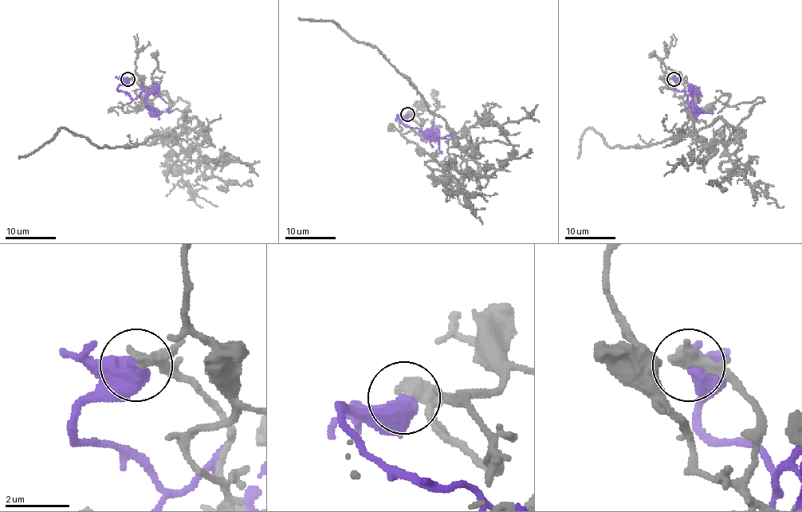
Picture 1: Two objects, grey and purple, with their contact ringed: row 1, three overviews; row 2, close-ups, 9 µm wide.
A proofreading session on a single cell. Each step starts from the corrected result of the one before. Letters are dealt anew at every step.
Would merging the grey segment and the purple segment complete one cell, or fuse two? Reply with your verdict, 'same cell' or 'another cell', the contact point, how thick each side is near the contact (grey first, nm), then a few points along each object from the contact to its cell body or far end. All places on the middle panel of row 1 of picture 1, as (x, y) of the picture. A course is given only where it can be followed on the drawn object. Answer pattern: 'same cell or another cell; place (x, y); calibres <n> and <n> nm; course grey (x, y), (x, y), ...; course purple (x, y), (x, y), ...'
another cell; place (407, 114); calibres 360 and 650 nm; course grey (408, 115), (422, 133), (404, 135), (465, 204), (458, 181), (477, 163), (423, 96), (331, 20), (298, 17); course purple (408, 115), (398, 116), (398, 118), (429, 135), (426, 132), (438, 141), (439, 151), (442, 151)

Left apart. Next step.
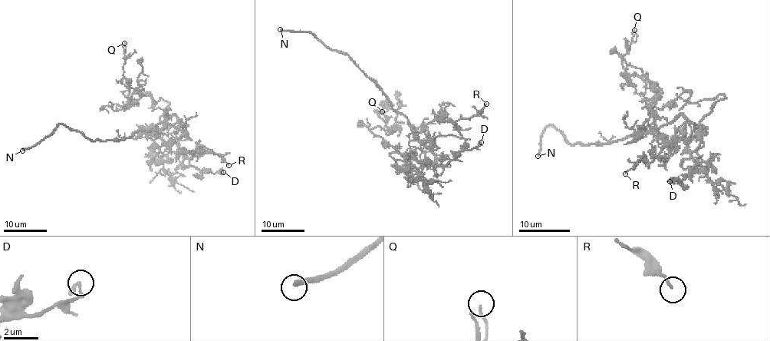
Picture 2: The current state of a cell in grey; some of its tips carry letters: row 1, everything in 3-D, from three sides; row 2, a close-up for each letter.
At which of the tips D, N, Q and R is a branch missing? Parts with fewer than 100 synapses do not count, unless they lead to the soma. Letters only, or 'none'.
N

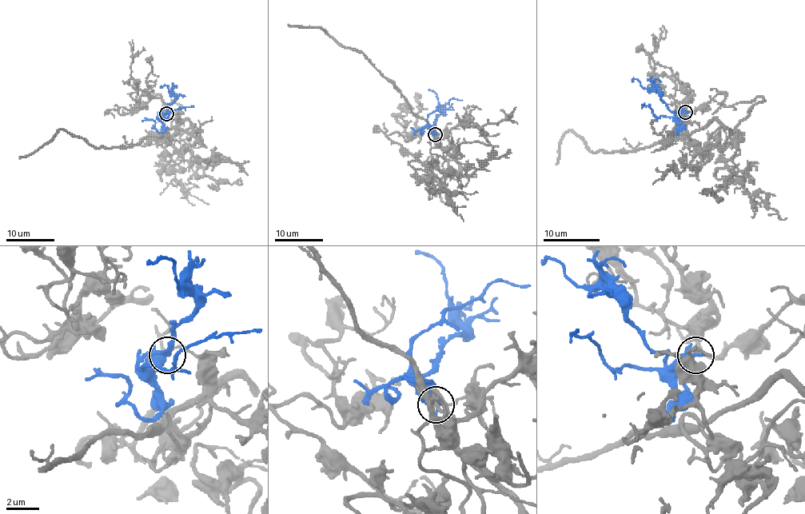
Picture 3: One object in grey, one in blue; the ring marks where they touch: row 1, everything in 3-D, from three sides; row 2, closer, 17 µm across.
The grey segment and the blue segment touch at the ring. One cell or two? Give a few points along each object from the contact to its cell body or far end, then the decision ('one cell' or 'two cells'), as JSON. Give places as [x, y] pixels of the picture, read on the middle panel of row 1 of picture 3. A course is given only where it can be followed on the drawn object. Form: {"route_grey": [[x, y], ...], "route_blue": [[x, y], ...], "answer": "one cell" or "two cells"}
{"route_grey": [[434, 135], [458, 165], [440, 181], [446, 202], [432, 167], [388, 137], [405, 135], [400, 105], [400, 115]], "route_blue": [[434, 135], [429, 126], [443, 110], [434, 93], [428, 89]], "answer": "one cell"}

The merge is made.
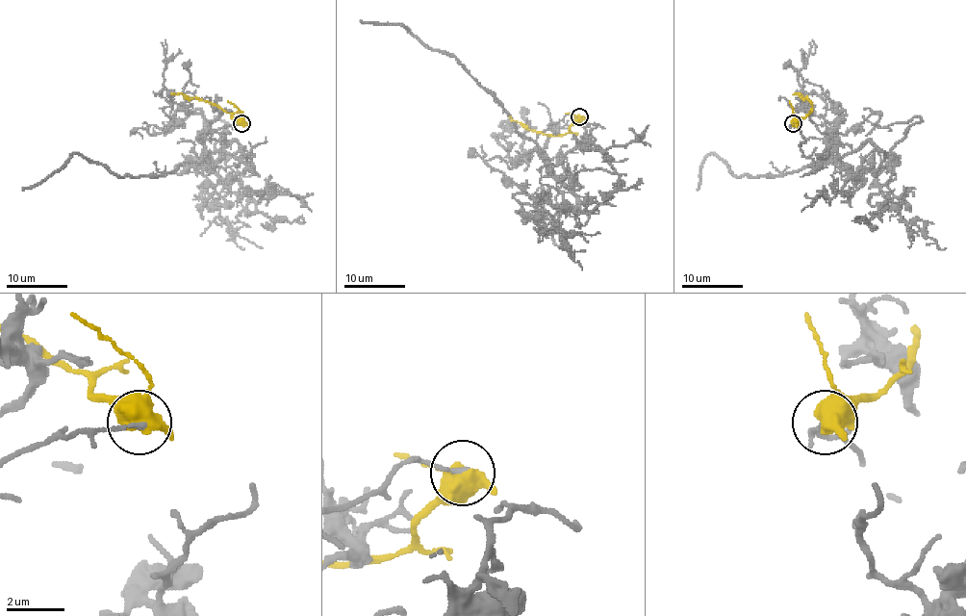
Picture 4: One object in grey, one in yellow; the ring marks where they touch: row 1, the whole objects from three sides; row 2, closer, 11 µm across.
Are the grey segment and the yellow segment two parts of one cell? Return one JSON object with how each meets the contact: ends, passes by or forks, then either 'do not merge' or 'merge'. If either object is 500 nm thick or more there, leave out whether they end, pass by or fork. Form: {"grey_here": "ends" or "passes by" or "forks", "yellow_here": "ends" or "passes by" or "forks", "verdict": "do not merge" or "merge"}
{"grey_here": "ends", "yellow_here": "forks", "verdict": "do not merge"}

